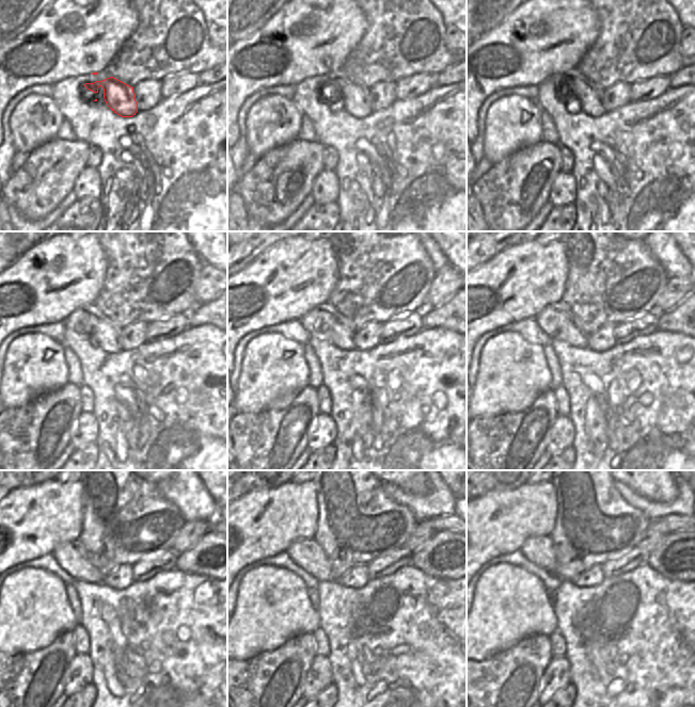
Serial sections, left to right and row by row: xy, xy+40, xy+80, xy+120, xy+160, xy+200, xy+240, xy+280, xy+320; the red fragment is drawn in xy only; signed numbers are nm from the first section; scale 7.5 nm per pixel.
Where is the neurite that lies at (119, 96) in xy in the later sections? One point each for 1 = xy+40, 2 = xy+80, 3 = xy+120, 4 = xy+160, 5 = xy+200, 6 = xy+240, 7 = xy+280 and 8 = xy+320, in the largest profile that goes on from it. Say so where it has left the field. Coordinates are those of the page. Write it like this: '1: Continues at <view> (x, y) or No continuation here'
1: Continues at xy+40 (356, 97)
2: Continues at xy+80 (572, 84)
3: Continues at xy+120 (89, 320)
4: Continues at xy+160 (324, 322)
5: Continues at xy+200 (556, 320)
6: Continues at xy+240 (72, 557)
7: Continues at xy+280 (306, 553)
8: Continues at xy+320 (539, 550).

